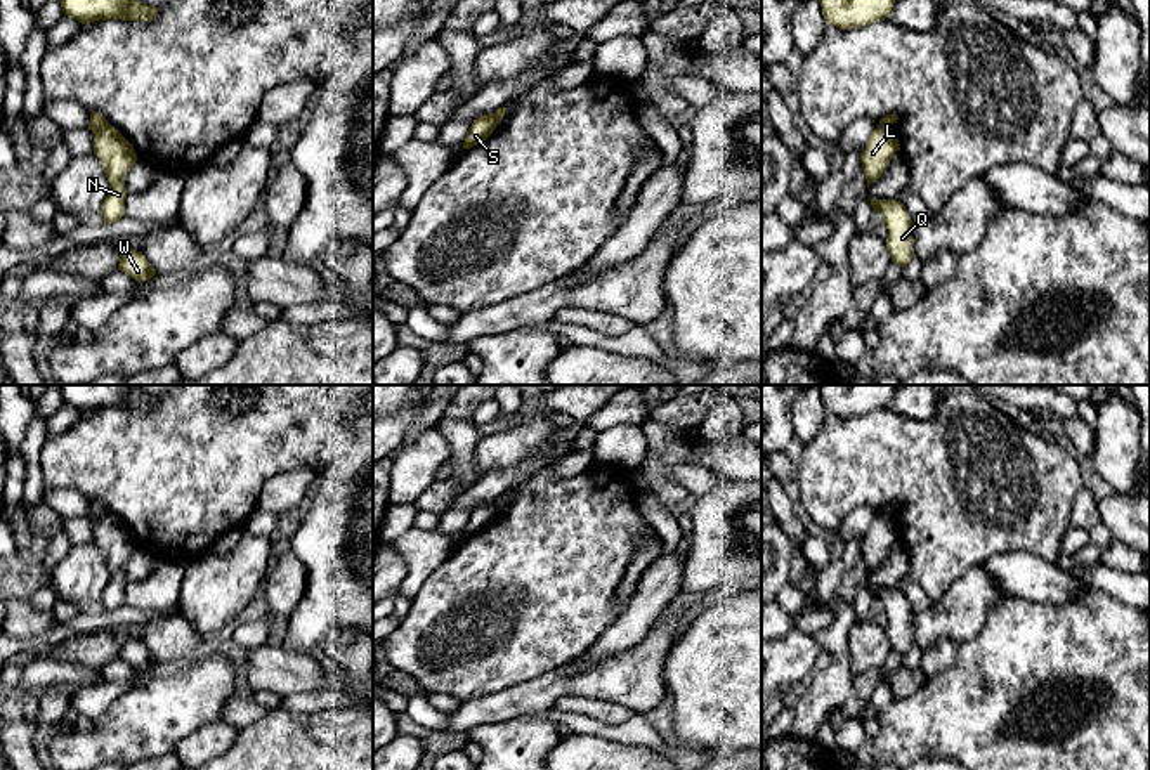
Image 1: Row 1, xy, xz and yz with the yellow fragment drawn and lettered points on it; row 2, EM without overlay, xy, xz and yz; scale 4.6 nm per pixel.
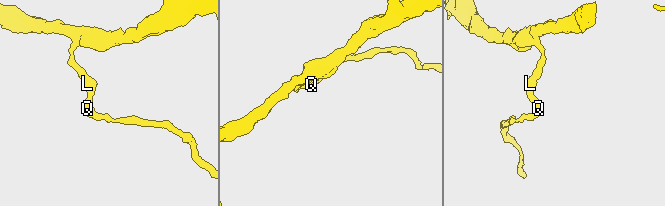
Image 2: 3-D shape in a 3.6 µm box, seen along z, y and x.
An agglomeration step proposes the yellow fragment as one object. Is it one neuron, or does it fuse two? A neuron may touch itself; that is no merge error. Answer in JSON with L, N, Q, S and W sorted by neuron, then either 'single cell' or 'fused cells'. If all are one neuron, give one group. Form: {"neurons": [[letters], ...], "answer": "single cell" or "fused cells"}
{"neurons": [["L", "N", "Q", "W"], ["S"]], "answer": "fused cells"}

